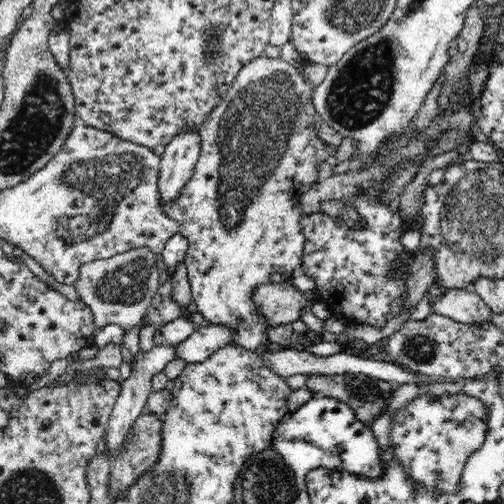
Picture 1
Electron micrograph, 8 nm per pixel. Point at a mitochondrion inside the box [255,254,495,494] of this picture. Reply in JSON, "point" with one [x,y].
{"point":[433,429]}

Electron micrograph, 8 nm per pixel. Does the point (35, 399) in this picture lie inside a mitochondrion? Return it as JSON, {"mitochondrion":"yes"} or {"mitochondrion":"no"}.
{"mitochondrion":"no"}

